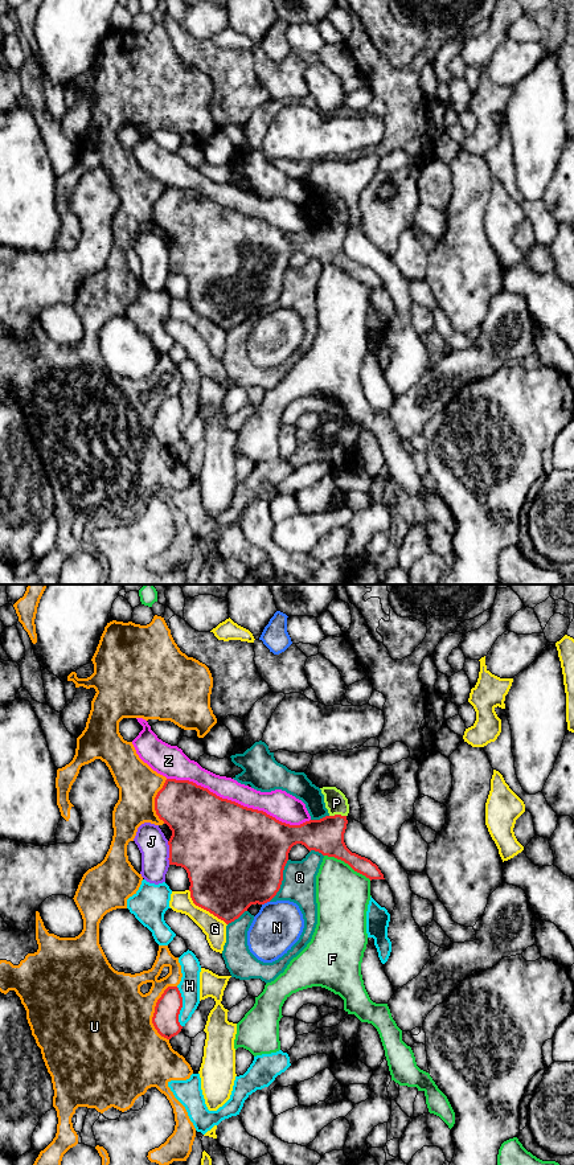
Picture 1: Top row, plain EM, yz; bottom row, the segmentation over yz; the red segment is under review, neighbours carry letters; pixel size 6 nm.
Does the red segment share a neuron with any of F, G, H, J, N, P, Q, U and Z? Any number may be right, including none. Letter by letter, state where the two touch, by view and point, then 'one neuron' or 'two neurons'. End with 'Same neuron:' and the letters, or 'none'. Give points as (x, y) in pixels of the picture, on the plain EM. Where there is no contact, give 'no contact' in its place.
F: yz (348, 271) | two neurons
G: yz (204, 316) | two neurons
H: yz (181, 414) | two neurons
J: yz (169, 261) | two neurons
N: yz (265, 310) | two neurons
P: yz (337, 222) | two neurons
Q: yz (282, 287) | two neurons
U: yz (155, 418) | two neurons
Z: yz (237, 210) | two neurons
Same neuron: none

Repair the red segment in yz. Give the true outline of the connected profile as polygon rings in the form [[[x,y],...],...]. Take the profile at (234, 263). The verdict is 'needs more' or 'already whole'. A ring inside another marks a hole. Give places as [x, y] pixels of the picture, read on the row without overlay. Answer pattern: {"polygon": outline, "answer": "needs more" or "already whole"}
{"polygon": [[[167,186],[157,200],[155,218],[172,238],[168,249],[169,272],[186,278],[193,311],[226,332],[238,327],[251,312],[265,312],[276,303],[288,261],[296,251],[304,253],[309,259],[341,267],[370,288],[385,287],[376,271],[347,255],[347,223],[325,223],[290,233],[263,218],[222,206],[193,189],[176,186]]], "answer": "already whole"}

